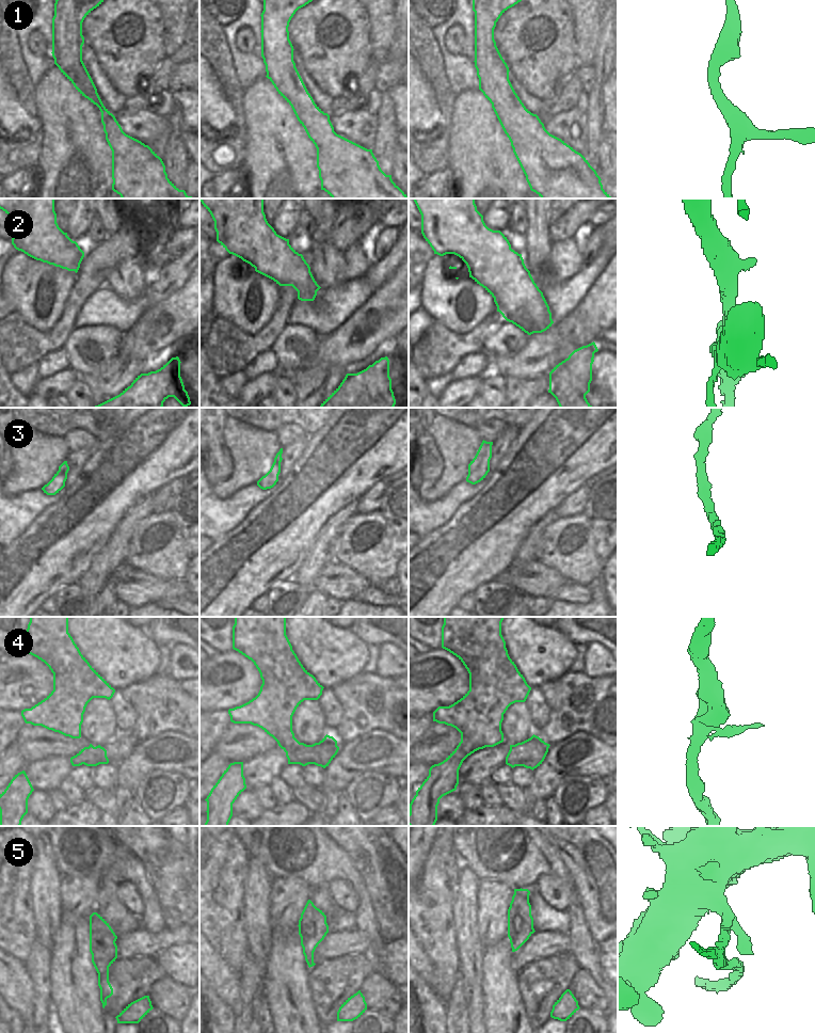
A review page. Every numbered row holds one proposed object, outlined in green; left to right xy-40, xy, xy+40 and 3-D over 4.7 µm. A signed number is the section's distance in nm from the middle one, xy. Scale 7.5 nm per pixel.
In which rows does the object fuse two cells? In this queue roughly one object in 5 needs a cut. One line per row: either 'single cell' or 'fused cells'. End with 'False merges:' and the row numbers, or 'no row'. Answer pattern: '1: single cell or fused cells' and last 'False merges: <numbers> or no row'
1: single cell
2: fused cells
3: single cell
4: single cell
5: fused cells
False merges: 2, 5

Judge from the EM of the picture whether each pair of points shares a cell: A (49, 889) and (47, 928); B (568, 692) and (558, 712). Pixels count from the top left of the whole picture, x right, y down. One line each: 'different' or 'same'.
A: same
B: same

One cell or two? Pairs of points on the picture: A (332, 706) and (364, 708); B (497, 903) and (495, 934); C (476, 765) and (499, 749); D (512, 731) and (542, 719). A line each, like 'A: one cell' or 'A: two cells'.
A: two cells
B: one cell
C: one cell
D: two cells

